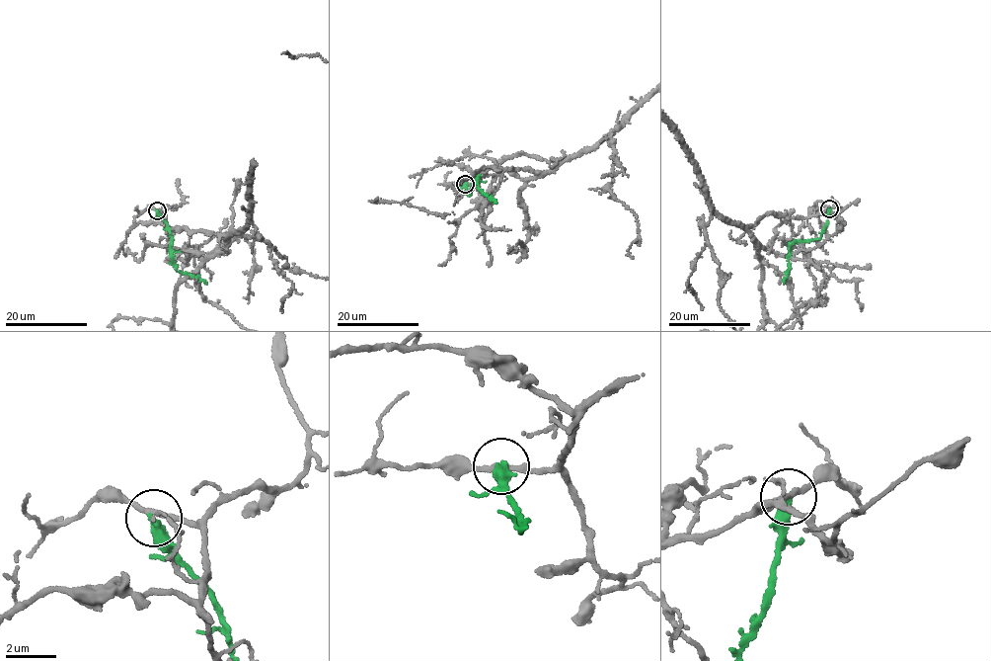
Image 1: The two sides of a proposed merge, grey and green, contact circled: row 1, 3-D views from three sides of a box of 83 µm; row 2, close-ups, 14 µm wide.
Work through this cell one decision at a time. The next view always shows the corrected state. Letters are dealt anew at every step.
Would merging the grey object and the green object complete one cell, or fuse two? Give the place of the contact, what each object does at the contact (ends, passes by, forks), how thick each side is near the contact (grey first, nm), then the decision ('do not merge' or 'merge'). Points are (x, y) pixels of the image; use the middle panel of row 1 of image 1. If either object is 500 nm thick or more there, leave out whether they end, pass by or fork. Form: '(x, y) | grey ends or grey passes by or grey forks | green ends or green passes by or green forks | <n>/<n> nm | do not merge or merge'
(465, 184) | grey passes by | green ends | 200/400 nm | do not merge

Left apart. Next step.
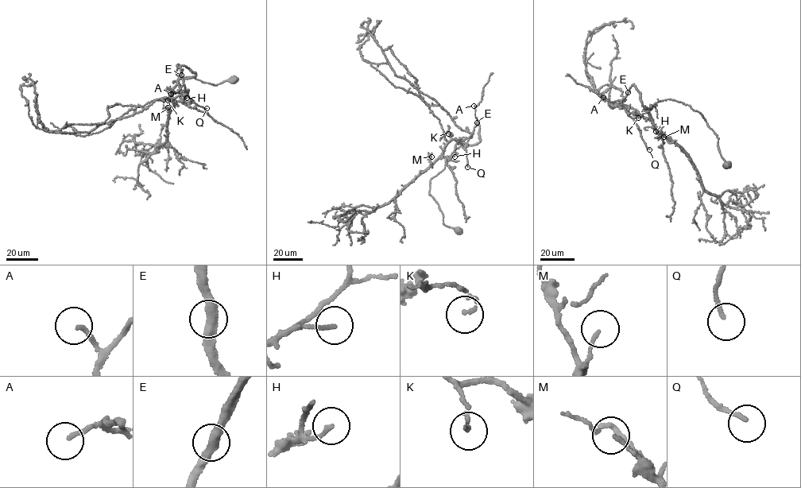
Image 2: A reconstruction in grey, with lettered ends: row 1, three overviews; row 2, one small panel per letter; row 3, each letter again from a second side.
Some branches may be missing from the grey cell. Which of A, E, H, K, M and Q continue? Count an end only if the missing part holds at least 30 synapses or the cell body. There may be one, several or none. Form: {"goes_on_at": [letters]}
{"goes_on_at": ["A", "Q"]}

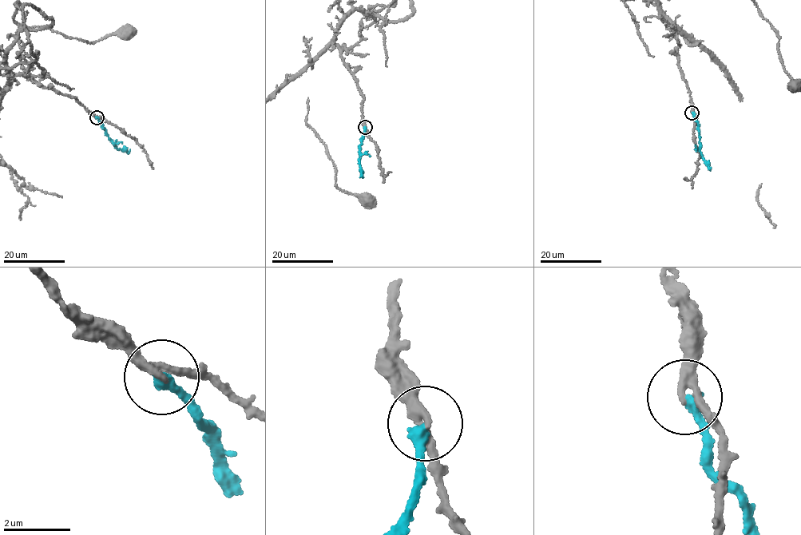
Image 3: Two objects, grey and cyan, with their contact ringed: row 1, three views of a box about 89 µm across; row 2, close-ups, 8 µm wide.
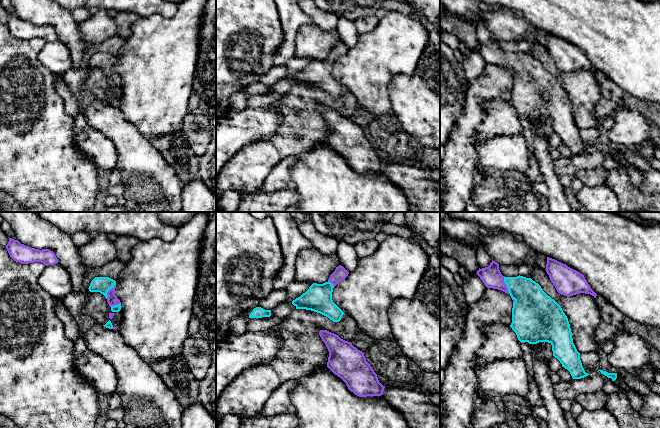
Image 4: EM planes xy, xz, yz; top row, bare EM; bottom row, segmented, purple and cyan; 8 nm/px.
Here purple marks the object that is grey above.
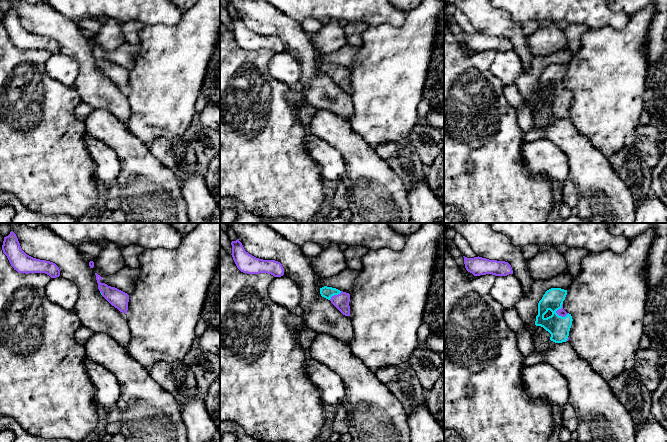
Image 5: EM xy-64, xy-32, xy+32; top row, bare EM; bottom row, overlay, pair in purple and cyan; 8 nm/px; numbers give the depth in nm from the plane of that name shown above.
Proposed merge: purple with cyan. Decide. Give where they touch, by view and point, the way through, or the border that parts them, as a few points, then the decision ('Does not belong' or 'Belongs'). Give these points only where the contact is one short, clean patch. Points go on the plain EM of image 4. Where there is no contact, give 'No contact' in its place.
Touches purple at yz (506, 61). Path across: yz (491, 52), (506, 61), (513, 61), (531, 79). Belongs

